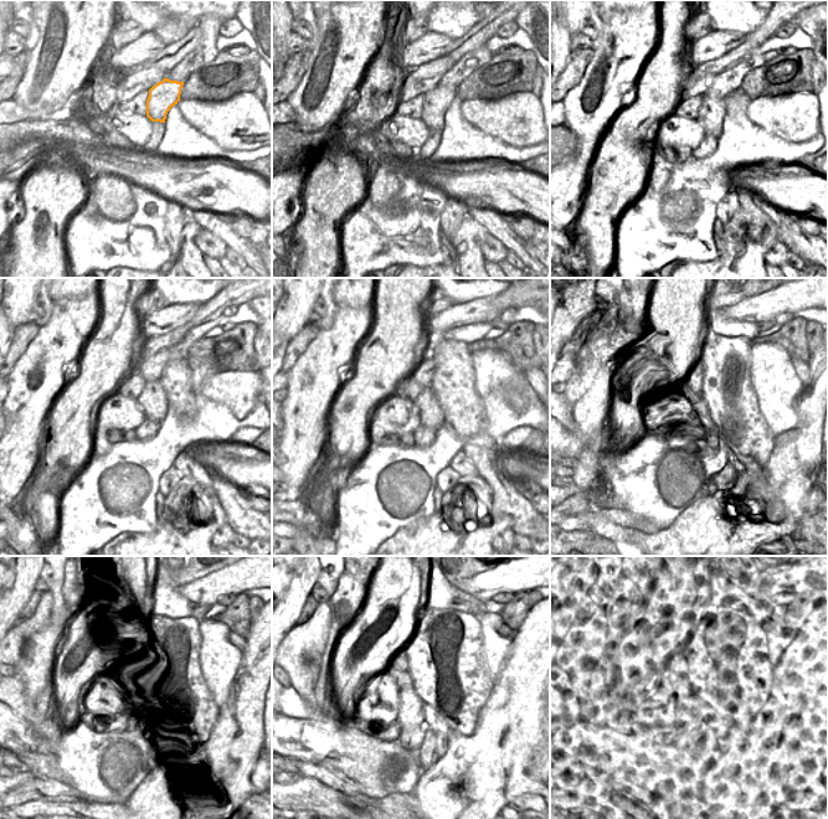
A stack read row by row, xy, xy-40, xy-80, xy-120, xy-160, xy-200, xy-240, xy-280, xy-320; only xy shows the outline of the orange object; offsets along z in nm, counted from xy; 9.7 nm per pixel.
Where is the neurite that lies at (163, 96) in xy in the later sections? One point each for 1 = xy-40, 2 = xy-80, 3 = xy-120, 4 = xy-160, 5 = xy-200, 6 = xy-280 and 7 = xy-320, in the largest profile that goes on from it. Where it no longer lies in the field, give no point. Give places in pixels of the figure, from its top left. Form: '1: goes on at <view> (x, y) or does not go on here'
1: goes on at xy-40 (437, 101)
2: goes on at xy-80 (710, 116)
3: goes on at xy-120 (153, 401)
4: goes on at xy-160 (431, 416)
5: goes on at xy-200 (702, 410)
6: goes on at xy-280 (411, 715)
7: goes on at xy-320 (688, 717)

